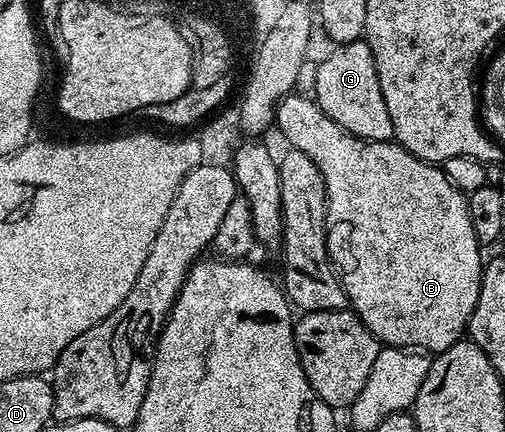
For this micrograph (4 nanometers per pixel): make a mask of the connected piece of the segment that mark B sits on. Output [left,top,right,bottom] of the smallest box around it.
[275,91,485,355]

